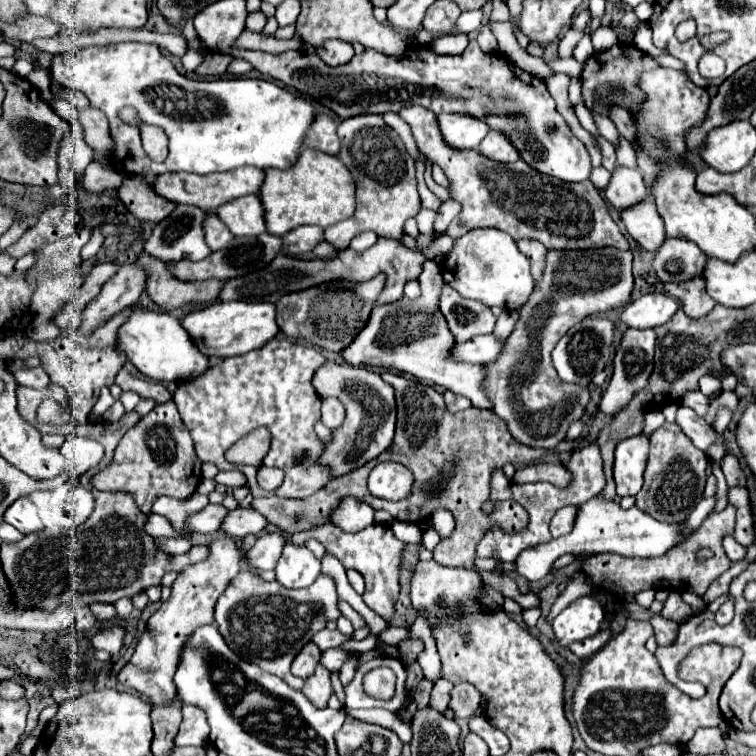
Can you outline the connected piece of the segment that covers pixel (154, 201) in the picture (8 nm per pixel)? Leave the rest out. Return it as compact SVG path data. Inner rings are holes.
M126 176L118 190L118 198L134 218L150 224L162 222L176 208L174 202L154 194L150 184L146 184L140 176Z

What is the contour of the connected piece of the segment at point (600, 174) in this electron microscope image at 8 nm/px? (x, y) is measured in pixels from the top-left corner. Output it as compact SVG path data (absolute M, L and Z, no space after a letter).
M598 166L598 168L594 168L594 170L592 170L590 180L592 180L592 184L594 184L598 190L604 190L604 188L606 188L606 184L608 184L608 180L610 180L610 172L608 172L606 168Z

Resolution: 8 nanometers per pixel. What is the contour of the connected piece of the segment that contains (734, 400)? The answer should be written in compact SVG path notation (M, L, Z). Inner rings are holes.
M724 390L710 406L708 406L708 412L706 412L706 422L712 422L712 418L714 418L714 414L716 414L716 410L720 408L720 406L728 406L730 410L734 410L736 406L738 406L738 396L734 394L734 392L728 392L728 390Z

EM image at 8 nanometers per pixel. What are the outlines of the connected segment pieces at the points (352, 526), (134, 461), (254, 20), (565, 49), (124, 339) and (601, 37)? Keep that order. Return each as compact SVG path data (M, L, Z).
M352 496L342 498L330 518L330 522L342 528L344 532L358 532L366 528L372 520L374 520L374 510L366 502L360 502Z
M170 400L158 404L152 412L142 416L120 440L114 450L112 462L92 478L92 486L100 492L126 492L132 494L136 506L150 514L152 502L160 496L188 498L202 480L200 460L194 452L194 442L186 430L176 404Z
M252 12L246 18L246 28L252 32L260 32L264 28L264 24L266 24L266 16L262 12Z
M568 30L560 42L560 48L558 48L558 54L560 58L568 58L572 56L572 48L580 42L580 38L584 36L584 30Z
M132 308L128 320L118 330L116 350L124 354L144 376L158 382L186 382L202 376L208 368L208 358L194 346L180 320L164 310Z
M600 26L596 32L590 34L592 36L592 46L594 46L594 52L598 50L608 50L610 46L616 44L616 32L612 28L604 28Z

